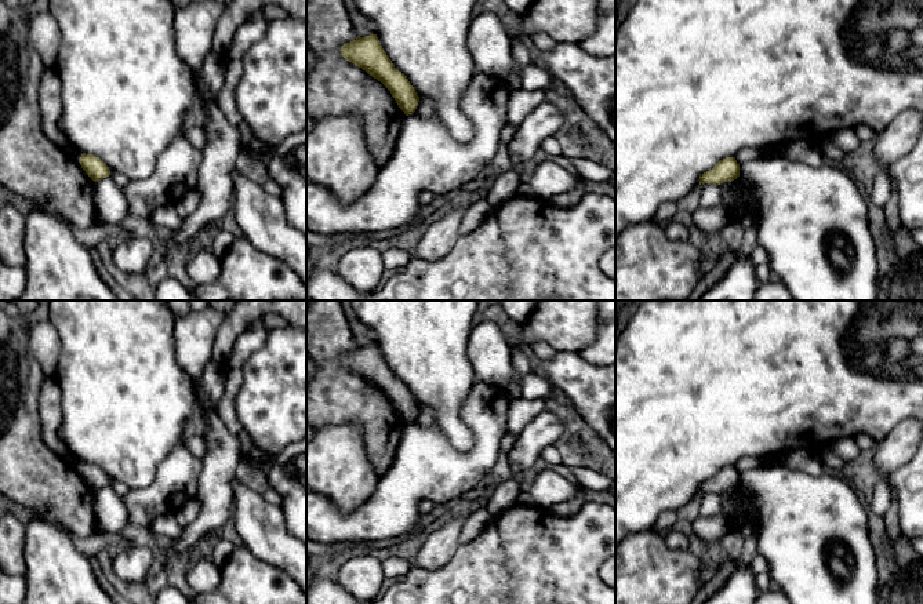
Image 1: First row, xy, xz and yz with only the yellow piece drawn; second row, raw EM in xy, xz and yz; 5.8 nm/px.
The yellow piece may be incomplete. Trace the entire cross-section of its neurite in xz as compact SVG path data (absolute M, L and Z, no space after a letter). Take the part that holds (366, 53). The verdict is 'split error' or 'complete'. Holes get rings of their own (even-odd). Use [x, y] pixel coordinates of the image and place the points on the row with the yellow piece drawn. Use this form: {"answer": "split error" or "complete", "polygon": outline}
{"answer": "complete", "polygon": "M377 34L357 36L353 41L344 44L339 51L346 61L381 81L406 116L415 112L419 97L408 79L395 68Z"}

